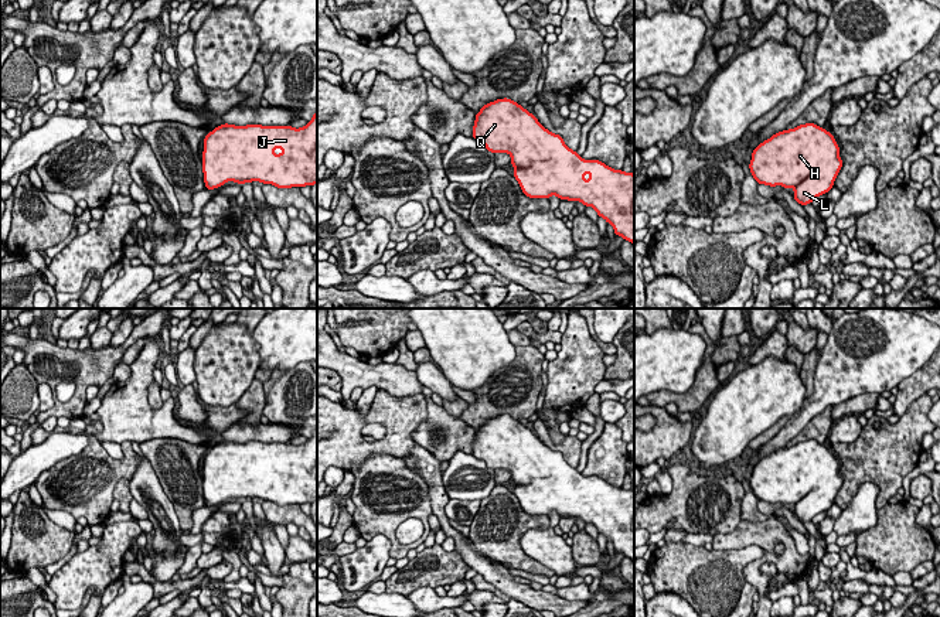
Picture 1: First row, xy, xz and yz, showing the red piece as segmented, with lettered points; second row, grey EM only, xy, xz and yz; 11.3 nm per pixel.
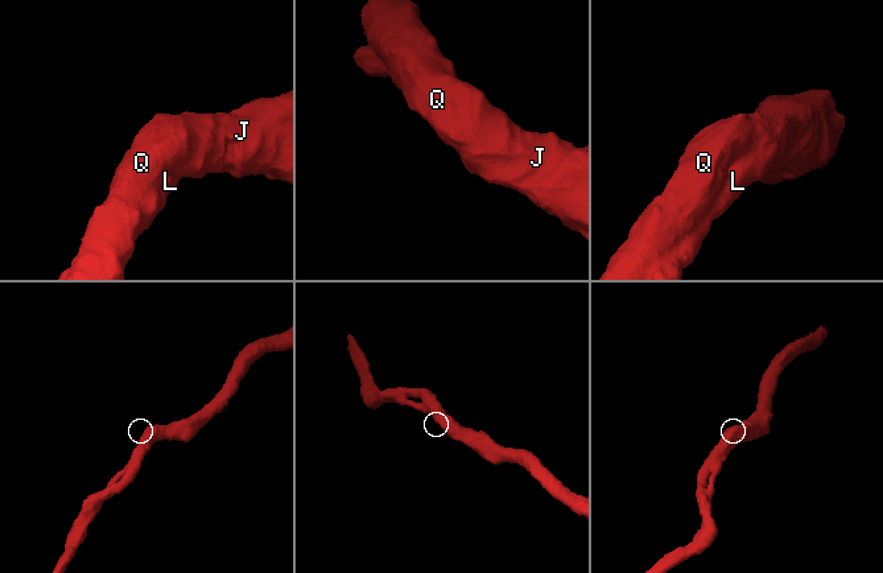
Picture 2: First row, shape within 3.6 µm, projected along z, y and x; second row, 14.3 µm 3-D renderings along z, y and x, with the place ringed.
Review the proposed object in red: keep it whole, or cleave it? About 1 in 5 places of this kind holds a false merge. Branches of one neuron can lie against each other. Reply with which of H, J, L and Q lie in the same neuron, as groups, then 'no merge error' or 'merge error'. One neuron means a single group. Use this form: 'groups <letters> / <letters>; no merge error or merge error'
groups H J L Q; no merge error

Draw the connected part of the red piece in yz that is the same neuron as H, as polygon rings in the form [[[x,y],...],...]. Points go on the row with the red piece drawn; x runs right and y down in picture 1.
[[[806,123],[760,143],[749,168],[757,184],[791,187],[794,201],[807,205],[834,187],[842,160],[834,134]]]

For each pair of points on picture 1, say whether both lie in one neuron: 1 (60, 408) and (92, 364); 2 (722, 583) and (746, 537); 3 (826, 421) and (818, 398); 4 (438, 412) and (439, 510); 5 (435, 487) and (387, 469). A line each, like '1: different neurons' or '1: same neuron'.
1: same neuron
2: different neurons
3: different neurons
4: different neurons
5: different neurons

